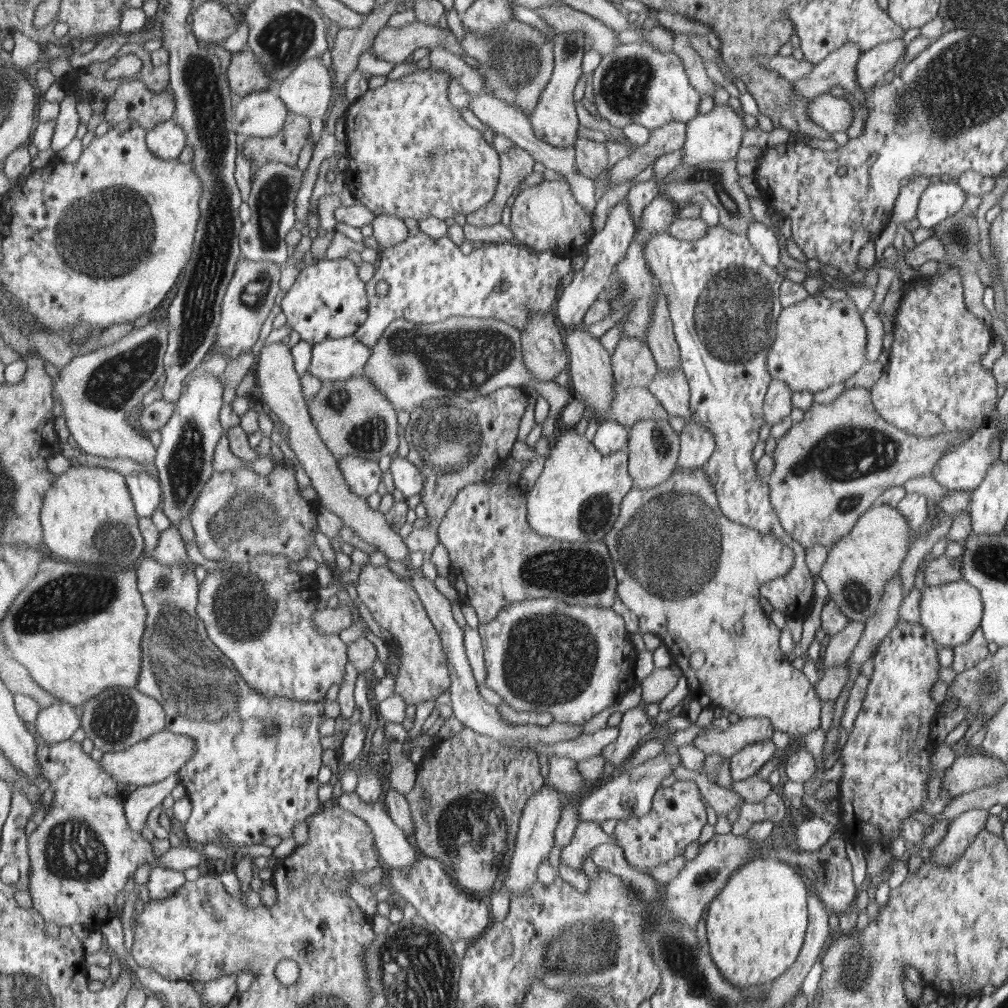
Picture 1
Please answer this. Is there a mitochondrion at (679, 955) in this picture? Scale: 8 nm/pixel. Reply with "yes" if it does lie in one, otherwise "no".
yes

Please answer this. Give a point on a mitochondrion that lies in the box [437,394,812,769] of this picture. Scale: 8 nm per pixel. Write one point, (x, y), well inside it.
(673, 545)

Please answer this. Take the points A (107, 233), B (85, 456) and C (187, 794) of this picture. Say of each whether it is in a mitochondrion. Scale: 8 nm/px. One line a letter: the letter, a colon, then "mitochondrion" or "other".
A: mitochondrion
B: other
C: other

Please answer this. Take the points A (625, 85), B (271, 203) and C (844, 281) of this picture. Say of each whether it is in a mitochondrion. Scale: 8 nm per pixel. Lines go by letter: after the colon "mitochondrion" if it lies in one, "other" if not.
A: mitochondrion
B: mitochondrion
C: other

